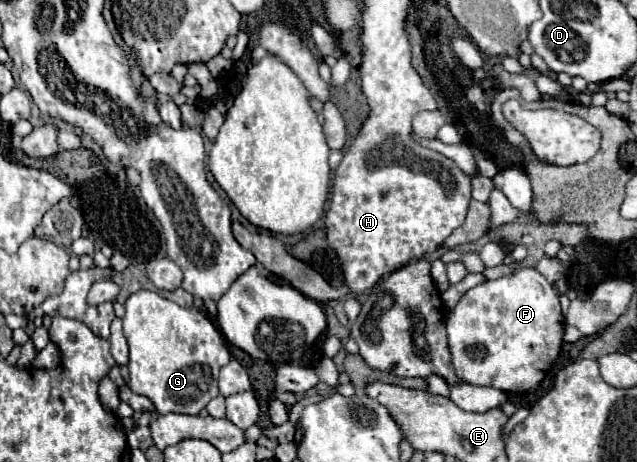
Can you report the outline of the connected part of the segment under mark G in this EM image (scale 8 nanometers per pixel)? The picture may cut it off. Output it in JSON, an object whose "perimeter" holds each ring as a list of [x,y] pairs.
{"perimeter":[[[138,291],[124,303],[124,335],[130,347],[130,389],[148,397],[158,415],[198,415],[210,399],[218,397],[216,377],[230,361],[218,328],[198,309],[180,307],[152,291]]]}

